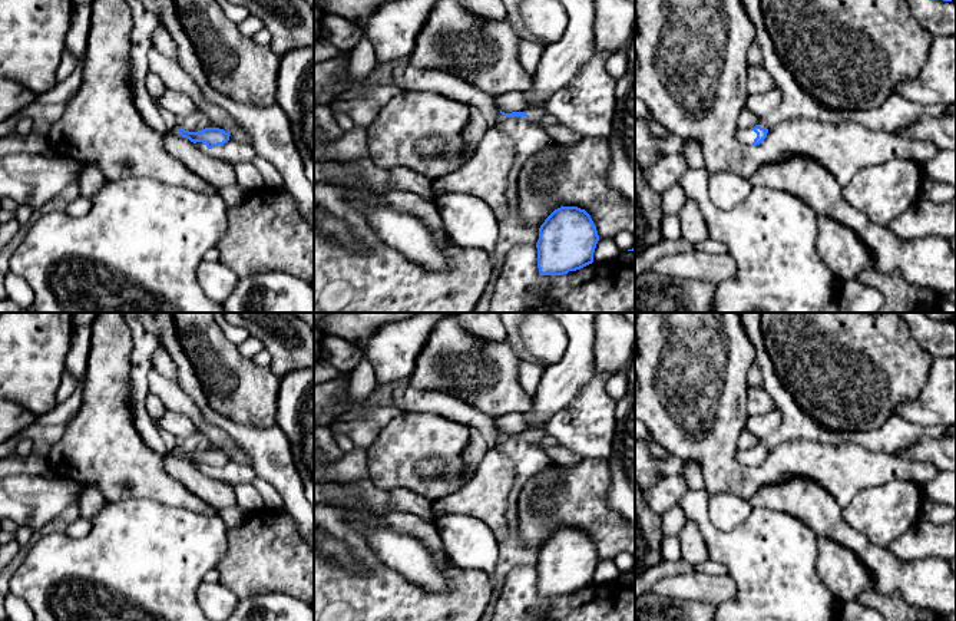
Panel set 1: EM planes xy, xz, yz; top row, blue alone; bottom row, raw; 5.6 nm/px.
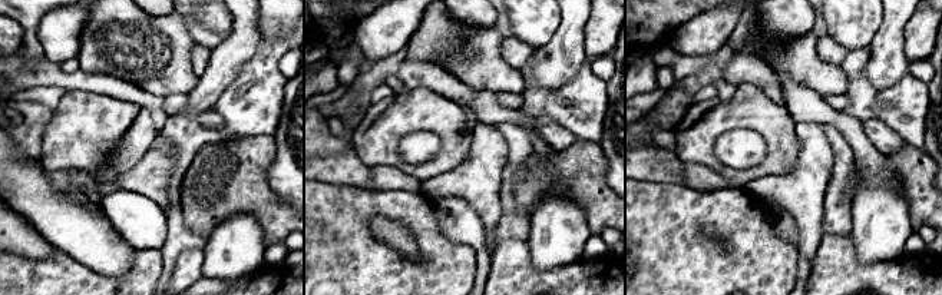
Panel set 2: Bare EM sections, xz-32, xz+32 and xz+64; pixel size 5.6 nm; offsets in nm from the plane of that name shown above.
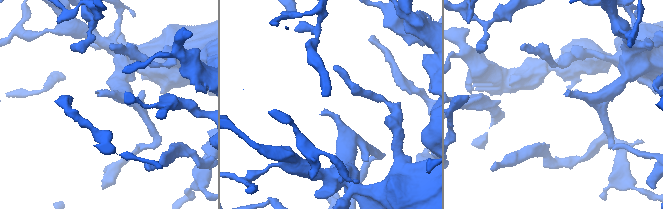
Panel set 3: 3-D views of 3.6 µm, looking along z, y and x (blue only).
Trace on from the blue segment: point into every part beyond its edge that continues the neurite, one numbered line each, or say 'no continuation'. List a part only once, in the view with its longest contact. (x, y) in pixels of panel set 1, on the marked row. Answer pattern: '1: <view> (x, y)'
1: yz (746, 136)

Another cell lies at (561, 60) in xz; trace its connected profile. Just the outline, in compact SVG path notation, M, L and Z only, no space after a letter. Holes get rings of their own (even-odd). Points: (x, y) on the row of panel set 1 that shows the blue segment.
M559 0L568 14L562 37L545 46L532 86L523 93L525 113L566 86L593 54L595 0Z

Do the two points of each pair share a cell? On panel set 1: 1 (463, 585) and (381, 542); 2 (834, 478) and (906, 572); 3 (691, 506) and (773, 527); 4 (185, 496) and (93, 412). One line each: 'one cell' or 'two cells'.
1: two cells
2: two cells
3: one cell
4: one cell

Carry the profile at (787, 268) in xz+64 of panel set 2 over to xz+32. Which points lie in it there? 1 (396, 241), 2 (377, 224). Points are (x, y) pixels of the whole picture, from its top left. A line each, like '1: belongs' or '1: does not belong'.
1: does not belong
2: does not belong

